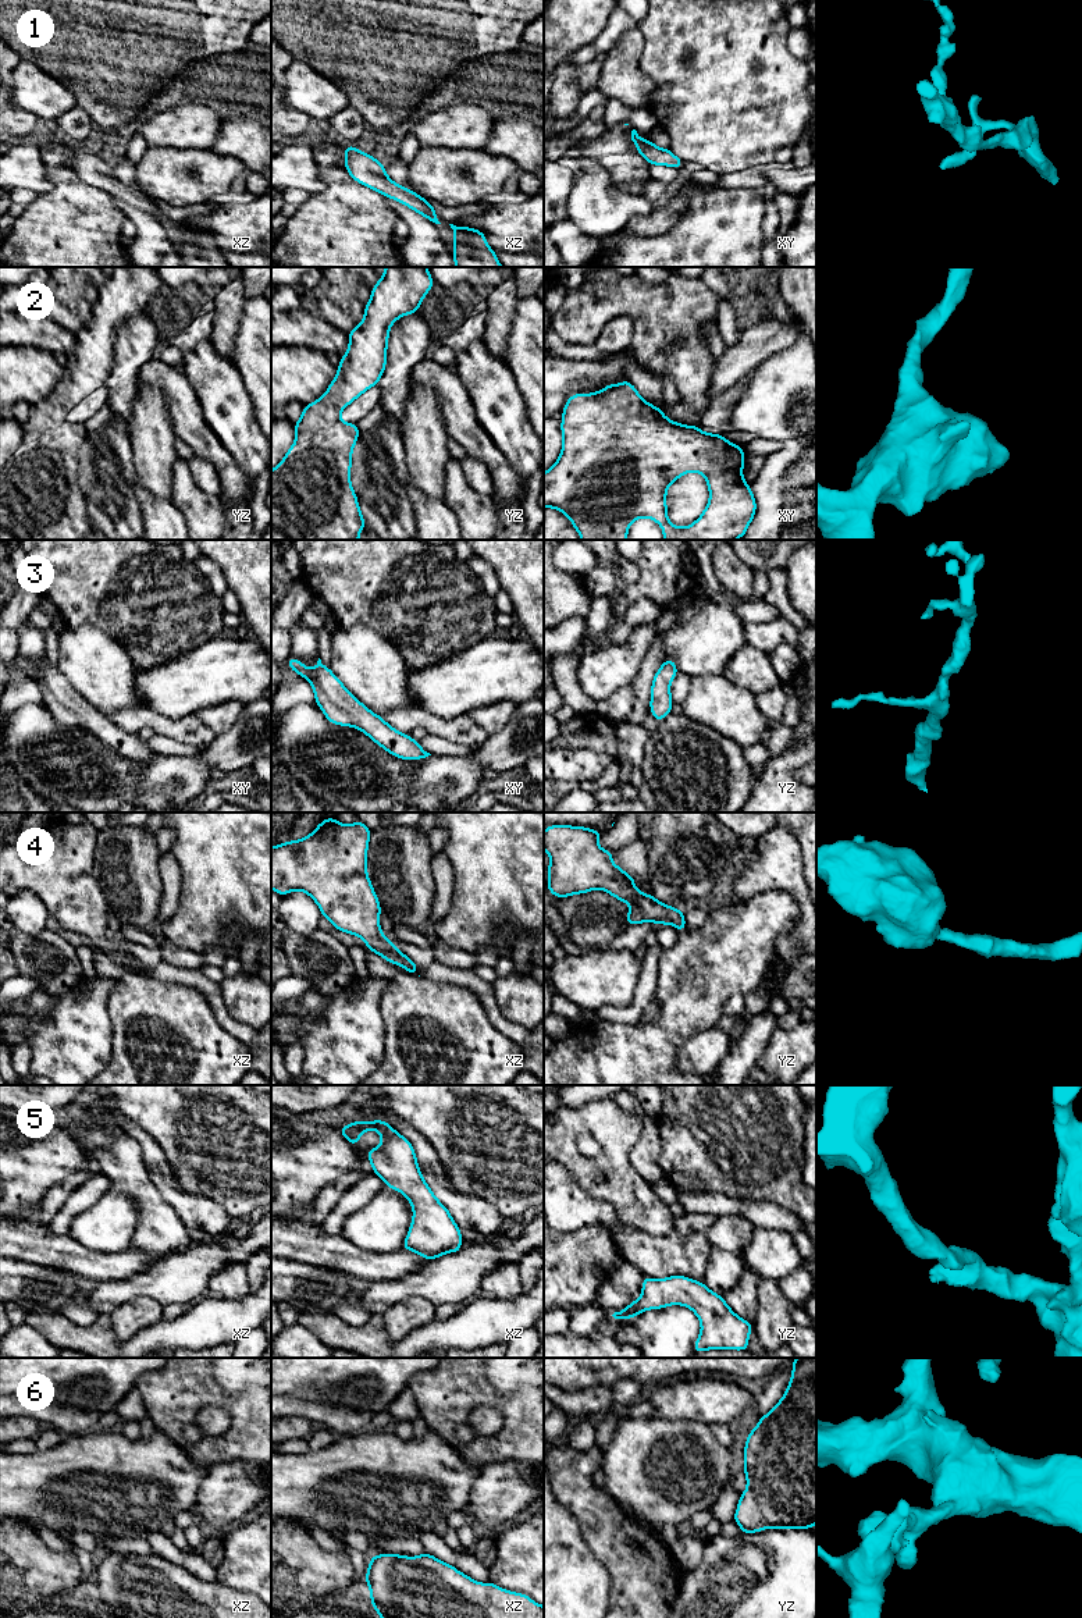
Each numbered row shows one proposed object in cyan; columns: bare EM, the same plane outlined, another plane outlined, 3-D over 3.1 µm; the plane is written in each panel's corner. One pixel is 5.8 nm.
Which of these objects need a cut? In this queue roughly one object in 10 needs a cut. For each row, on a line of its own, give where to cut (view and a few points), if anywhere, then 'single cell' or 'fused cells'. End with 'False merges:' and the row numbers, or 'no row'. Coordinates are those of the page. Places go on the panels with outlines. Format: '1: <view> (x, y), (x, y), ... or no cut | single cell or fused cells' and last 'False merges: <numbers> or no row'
1: no cut | single cell
2: no cut | single cell
3: no cut | single cell
4: no cut | single cell
5: no cut | single cell
6: no cut | single cell
False merges: no row

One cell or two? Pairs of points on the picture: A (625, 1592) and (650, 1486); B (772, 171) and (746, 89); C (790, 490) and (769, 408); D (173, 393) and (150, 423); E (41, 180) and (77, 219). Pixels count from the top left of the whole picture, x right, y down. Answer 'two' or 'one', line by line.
A: two
B: two
C: one
D: two
E: two

